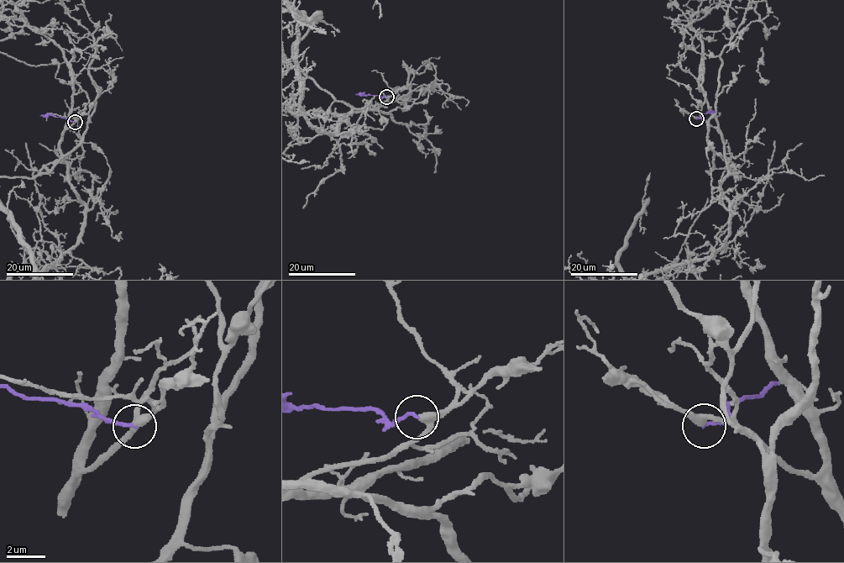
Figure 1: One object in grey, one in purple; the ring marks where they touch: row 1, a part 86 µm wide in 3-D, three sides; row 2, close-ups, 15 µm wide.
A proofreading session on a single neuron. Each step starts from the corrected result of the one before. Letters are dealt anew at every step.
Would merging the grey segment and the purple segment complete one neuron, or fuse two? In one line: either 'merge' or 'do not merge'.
merge

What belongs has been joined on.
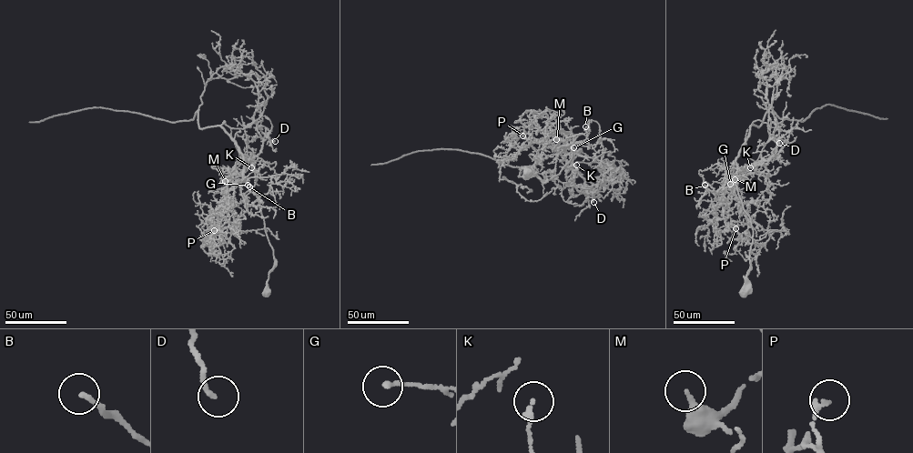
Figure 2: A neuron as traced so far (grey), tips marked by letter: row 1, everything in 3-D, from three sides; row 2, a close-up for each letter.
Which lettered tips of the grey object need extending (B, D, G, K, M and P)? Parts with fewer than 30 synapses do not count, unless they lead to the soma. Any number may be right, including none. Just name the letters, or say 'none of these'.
B

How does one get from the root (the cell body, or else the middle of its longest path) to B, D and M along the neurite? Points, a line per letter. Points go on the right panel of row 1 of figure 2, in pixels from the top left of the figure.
B: (743, 291), (750, 265), (750, 217), (735, 180), (734, 195), (727, 205), (717, 200), (705, 185)
D: (743, 291), (750, 265), (753, 232), (735, 174), (769, 160), (776, 151), (773, 138), (779, 143)
M: (743, 291), (750, 265), (753, 229), (735, 178), (738, 173), (746, 177), (735, 179)

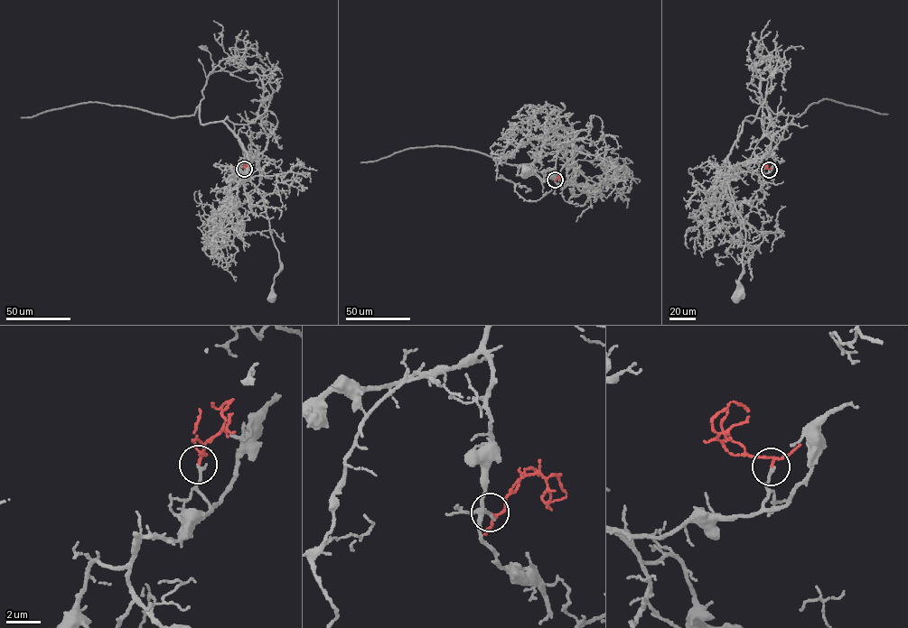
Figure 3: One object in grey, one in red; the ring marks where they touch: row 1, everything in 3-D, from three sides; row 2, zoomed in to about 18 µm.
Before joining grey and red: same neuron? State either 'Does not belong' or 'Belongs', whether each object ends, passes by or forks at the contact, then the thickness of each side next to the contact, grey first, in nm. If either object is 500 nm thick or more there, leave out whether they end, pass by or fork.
Belongs. At the ring grey ends. At the ring red passes by. Thickness 190 nm (grey) against 130 nm

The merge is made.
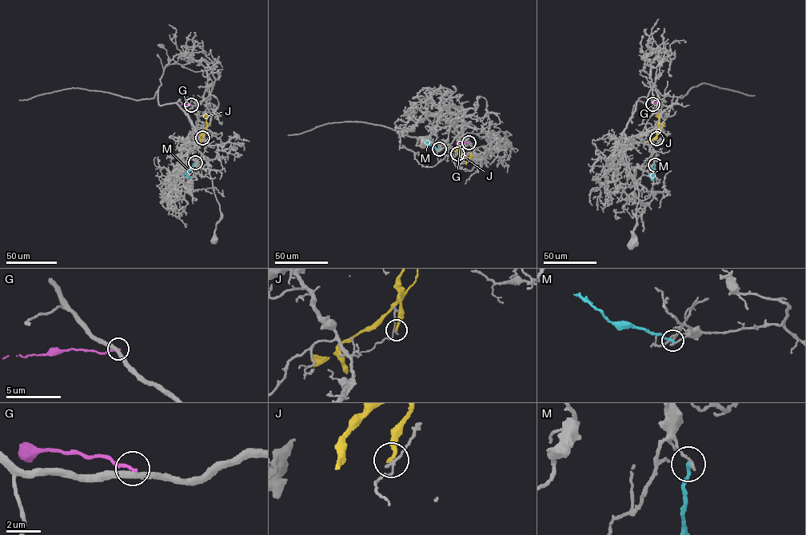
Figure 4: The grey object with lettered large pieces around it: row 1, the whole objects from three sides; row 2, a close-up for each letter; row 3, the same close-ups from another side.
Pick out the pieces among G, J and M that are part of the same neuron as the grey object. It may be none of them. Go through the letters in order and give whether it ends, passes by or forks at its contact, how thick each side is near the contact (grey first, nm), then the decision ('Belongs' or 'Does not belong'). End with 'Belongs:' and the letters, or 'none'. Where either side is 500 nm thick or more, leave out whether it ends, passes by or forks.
G: It ends there. Thickness 360 nm (grey) against 190 nm. Does not belong
J: It ends there. Thickness 120 nm (grey) against 200 nm. Does not belong
M: It ends there. Thickness 190 nm (grey) against 190 nm. Does not belong
Belongs: none

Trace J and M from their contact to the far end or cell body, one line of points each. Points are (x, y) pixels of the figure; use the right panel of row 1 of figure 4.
J: (656, 138), (659, 128), (658, 113)
M: (655, 165), (653, 180)

